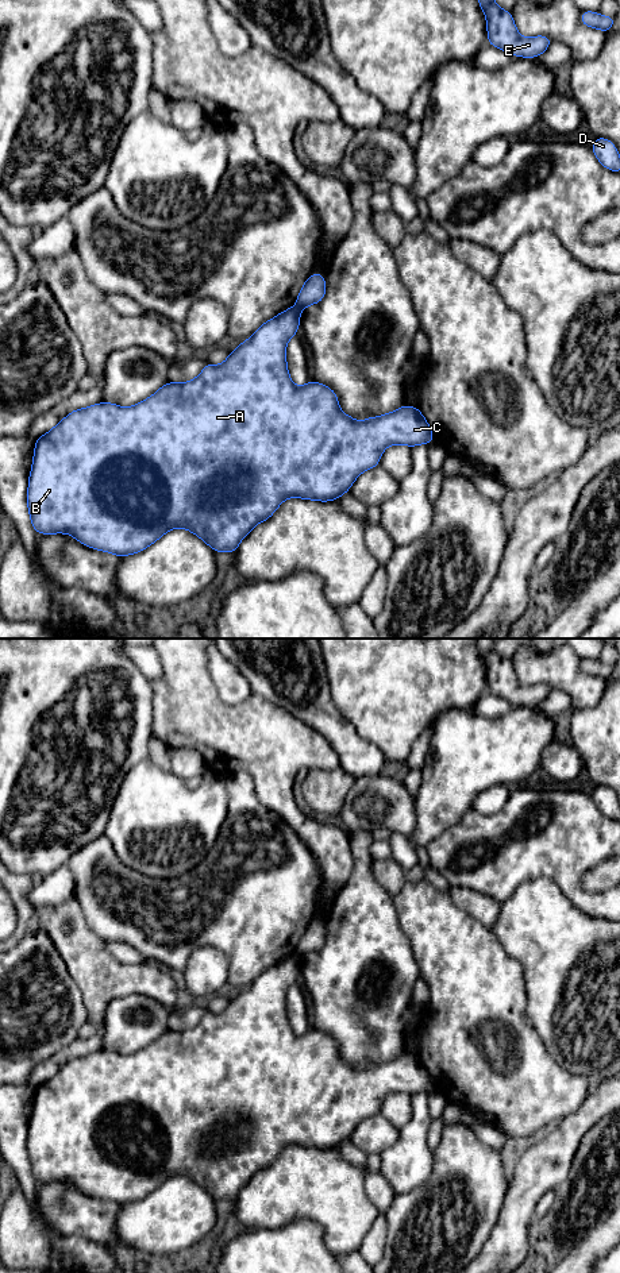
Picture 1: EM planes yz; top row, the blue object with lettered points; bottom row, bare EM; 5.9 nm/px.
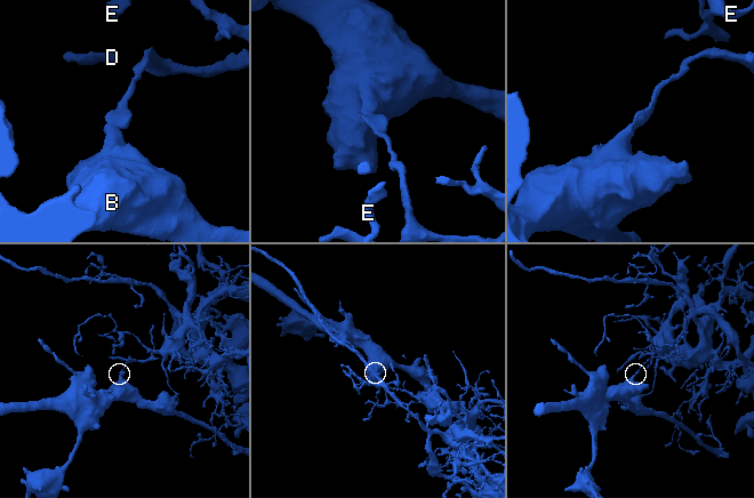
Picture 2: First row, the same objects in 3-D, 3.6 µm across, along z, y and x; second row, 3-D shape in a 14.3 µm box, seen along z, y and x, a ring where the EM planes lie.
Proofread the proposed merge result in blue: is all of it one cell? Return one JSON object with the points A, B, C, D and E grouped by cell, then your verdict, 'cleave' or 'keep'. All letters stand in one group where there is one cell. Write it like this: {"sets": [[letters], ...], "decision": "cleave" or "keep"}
{"sets": [["A", "B", "C"], ["D", "E"]], "decision": "cleave"}

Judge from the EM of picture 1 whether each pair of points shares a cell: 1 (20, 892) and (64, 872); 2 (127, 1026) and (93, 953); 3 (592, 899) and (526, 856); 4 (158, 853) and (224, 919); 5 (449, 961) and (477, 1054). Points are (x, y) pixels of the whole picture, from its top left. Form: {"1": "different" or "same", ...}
{"1": "different", "2": "different", "3": "same", "4": "different", "5": "same"}

